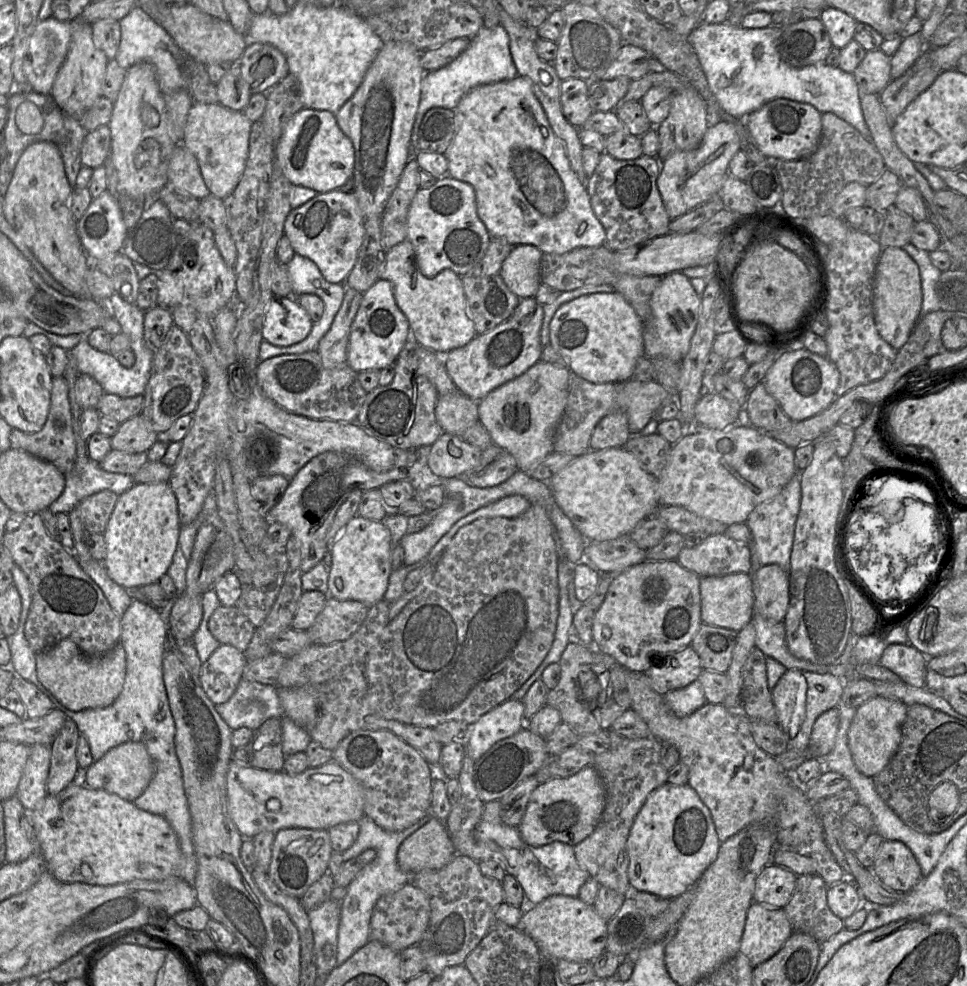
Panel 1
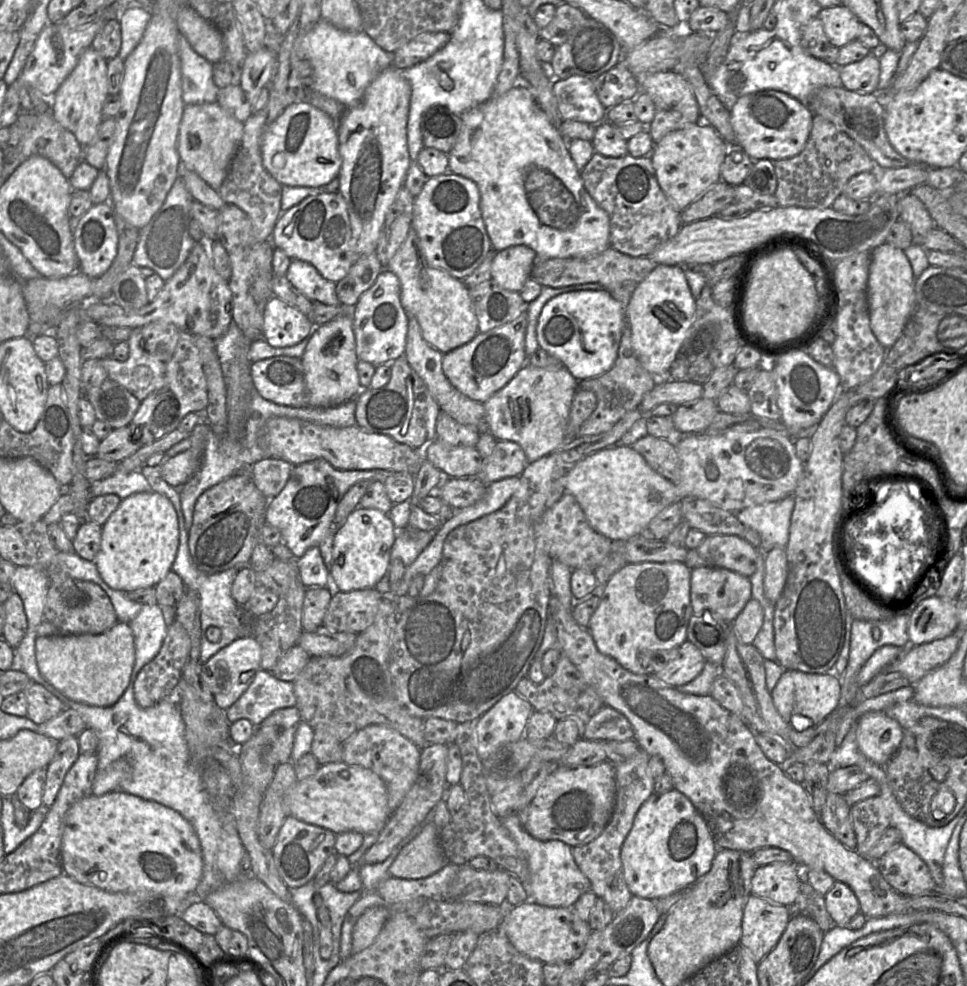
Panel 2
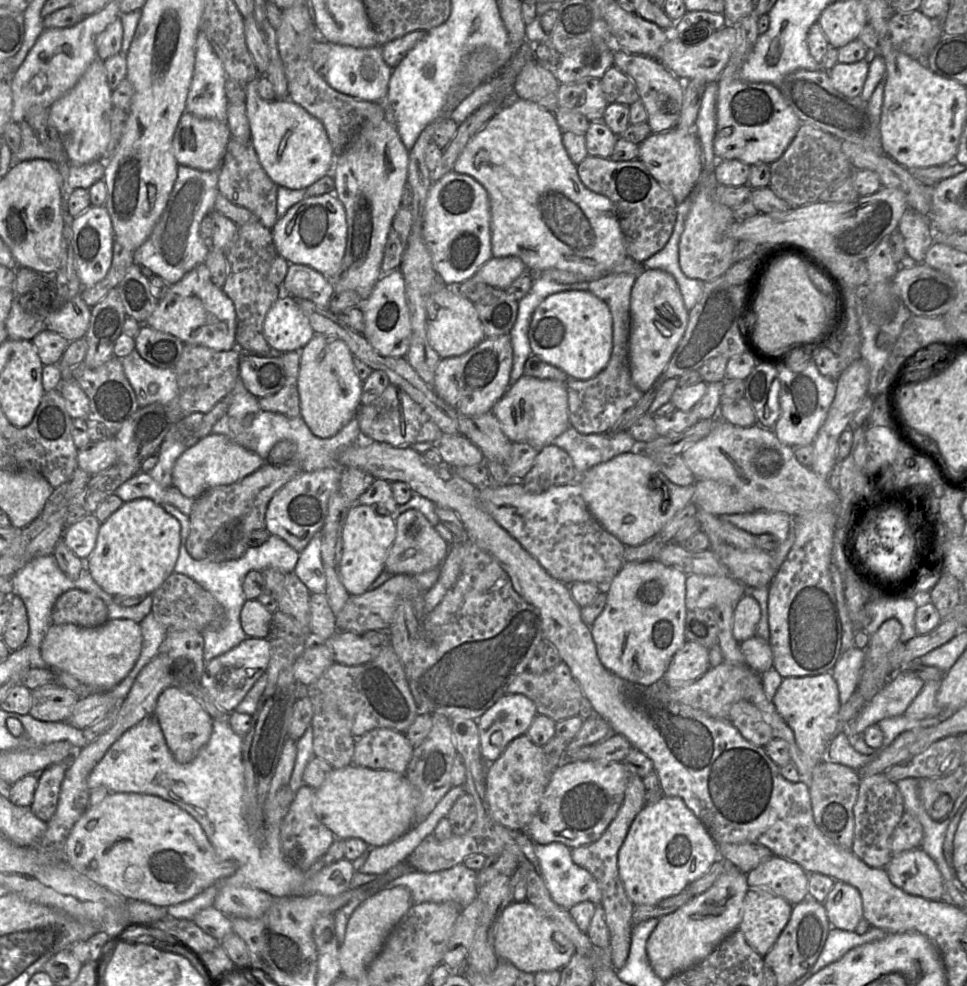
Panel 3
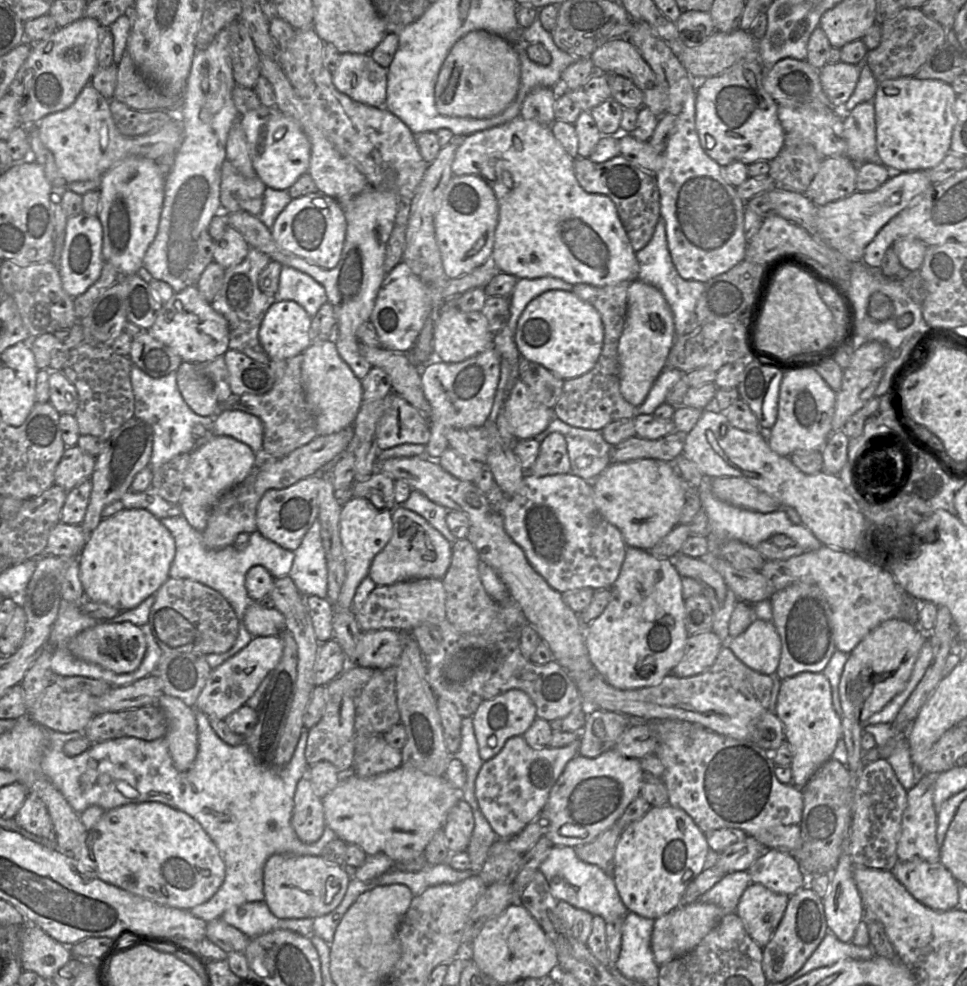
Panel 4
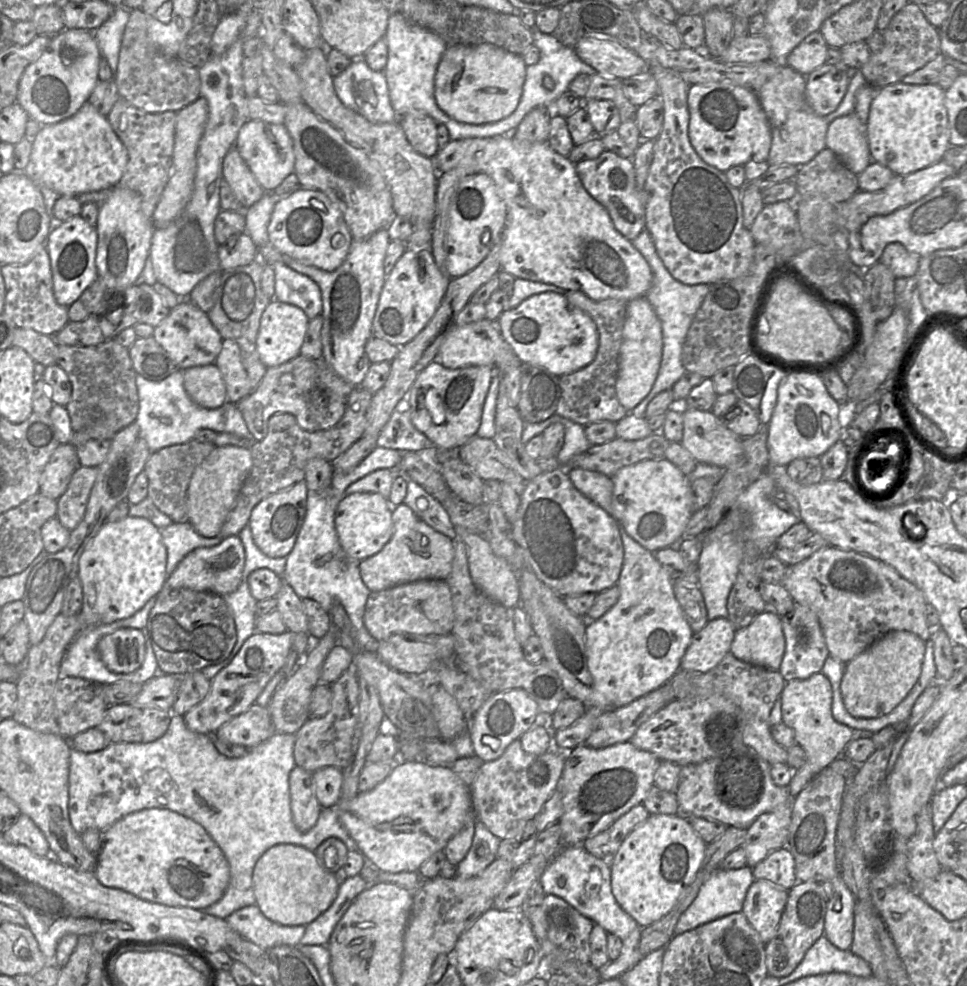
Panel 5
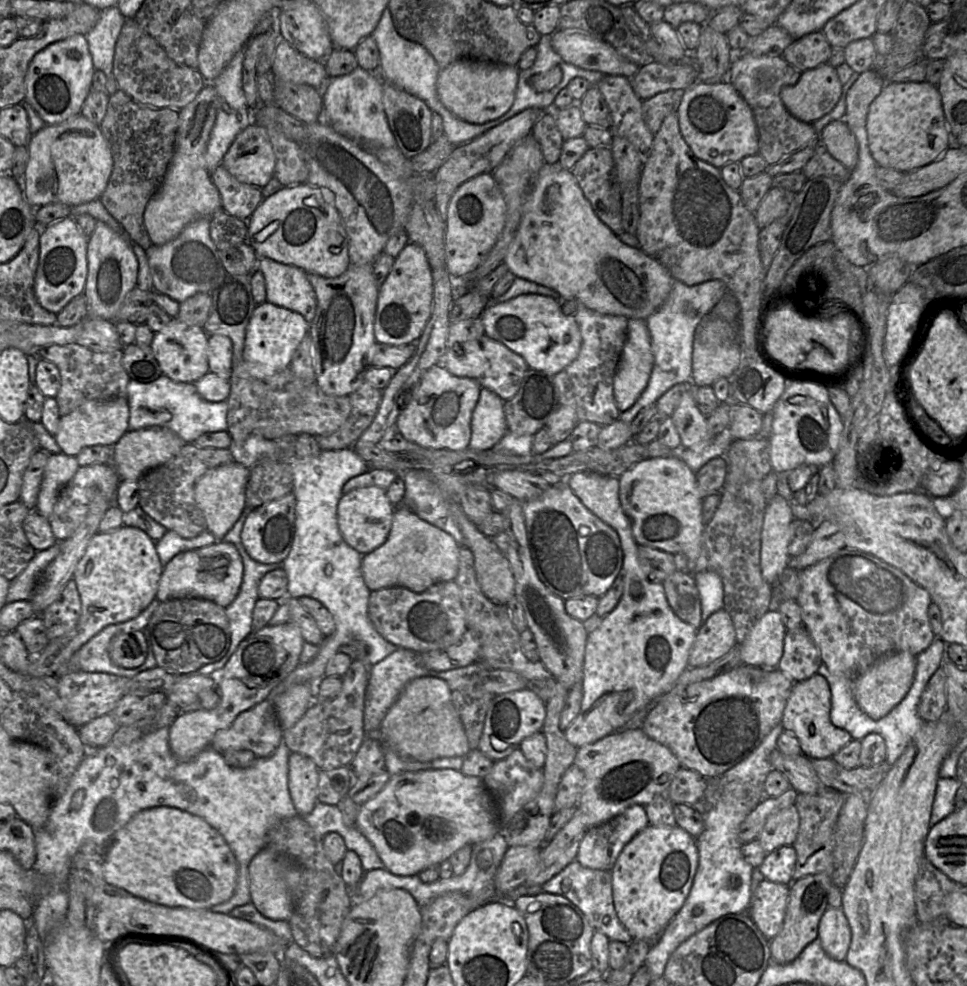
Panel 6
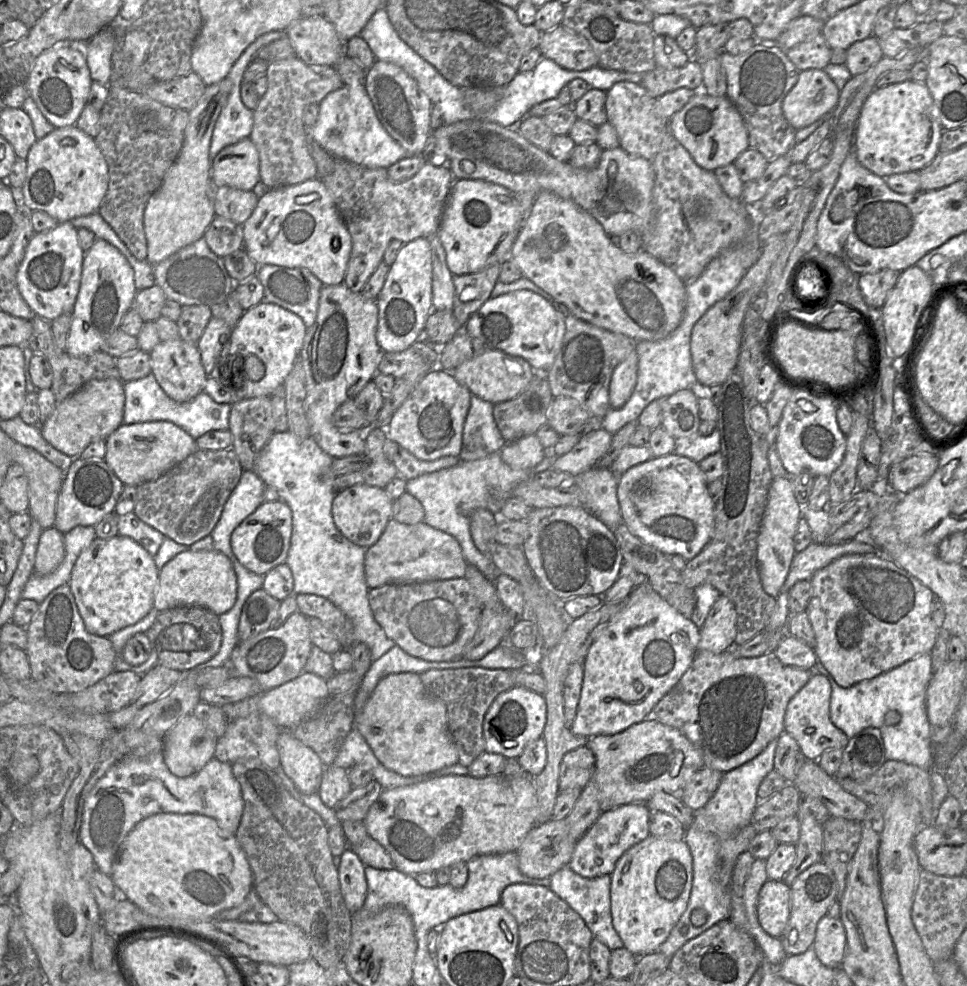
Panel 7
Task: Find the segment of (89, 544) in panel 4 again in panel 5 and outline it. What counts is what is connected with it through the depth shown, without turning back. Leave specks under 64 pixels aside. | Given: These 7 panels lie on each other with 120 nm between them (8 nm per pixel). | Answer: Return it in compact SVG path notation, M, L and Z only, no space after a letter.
M126 516L116 522L105 522L84 549L77 568L83 592L83 604L79 615L83 618L86 629L129 618L151 597L157 597L167 579L166 562L167 550L161 532L149 520Z

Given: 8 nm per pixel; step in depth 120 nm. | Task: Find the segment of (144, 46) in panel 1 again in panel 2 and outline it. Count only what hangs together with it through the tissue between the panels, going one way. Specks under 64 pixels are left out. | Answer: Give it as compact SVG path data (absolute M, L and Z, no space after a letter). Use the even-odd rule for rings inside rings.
M131 5L125 9L119 20L121 47L118 55L123 61L141 41L150 18L150 11L142 6ZM180 35L182 99L185 105L217 102L219 88L213 81L213 64L197 54Z

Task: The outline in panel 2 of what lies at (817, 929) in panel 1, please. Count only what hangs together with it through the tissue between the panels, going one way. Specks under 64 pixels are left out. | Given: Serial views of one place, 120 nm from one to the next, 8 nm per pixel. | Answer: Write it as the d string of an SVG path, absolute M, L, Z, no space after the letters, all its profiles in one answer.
M804 878L801 879L795 901L786 907L789 907L791 914L801 914L814 920L823 932L836 926L825 908L824 896L815 891Z

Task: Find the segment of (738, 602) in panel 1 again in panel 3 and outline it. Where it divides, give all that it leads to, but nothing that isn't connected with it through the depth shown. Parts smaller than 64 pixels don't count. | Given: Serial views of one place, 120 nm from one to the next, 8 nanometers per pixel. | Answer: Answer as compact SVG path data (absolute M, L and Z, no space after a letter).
M689 574L685 580L685 606L687 610L712 609L716 605L735 606L738 600L747 592L746 586L732 576Z

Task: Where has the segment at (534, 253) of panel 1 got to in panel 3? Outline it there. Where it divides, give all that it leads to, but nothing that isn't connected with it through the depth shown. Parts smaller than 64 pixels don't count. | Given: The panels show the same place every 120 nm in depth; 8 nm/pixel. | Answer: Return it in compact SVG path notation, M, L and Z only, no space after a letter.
M516 256L492 257L476 273L490 287L506 290L517 278L527 273L524 262Z

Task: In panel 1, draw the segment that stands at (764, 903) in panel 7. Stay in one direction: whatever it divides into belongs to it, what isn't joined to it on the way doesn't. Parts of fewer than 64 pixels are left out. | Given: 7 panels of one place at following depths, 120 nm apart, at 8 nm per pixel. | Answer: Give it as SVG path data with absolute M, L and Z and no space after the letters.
M753 901L747 911L739 952L755 967L772 957L792 932L783 908Z

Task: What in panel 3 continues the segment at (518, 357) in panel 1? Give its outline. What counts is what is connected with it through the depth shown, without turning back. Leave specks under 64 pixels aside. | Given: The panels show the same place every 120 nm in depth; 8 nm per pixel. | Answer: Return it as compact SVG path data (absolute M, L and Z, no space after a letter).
M509 334L485 338L467 353L440 359L433 383L435 393L458 413L470 416L492 412L510 387L513 348Z

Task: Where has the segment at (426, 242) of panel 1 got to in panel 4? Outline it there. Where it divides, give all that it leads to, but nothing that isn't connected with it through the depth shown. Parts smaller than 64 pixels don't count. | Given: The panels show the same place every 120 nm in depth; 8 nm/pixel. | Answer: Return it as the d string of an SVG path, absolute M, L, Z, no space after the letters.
M475 175L453 176L435 217L435 233L445 276L459 278L491 261L498 203L491 187Z

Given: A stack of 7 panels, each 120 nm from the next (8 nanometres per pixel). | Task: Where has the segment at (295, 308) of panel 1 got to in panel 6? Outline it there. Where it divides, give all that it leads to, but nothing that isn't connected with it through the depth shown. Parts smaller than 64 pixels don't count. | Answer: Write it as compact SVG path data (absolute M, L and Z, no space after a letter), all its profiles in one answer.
M267 301L257 305L245 333L243 362L248 374L265 381L288 368L295 350L308 335L308 329L309 324L298 312Z

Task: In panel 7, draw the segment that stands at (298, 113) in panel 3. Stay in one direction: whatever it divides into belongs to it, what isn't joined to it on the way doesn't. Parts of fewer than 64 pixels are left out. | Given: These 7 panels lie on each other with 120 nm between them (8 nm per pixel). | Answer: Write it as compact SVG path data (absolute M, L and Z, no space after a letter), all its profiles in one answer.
M250 137L224 147L211 160L211 181L245 191L254 188L260 181L260 160Z

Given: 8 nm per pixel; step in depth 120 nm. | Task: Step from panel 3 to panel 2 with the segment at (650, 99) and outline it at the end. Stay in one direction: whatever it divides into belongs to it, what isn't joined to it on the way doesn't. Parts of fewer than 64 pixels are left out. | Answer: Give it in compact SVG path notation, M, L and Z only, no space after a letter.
M674 71L641 72L634 75L640 91L648 94L655 105L655 115L647 126L654 144L658 143L667 133L696 124L701 120L698 103L687 80Z

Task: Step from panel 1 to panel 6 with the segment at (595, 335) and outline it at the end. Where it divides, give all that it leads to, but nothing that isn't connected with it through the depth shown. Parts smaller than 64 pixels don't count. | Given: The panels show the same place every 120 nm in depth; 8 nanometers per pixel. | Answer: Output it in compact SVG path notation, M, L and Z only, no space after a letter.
M523 294L506 302L491 302L480 318L485 335L522 356L530 369L554 376L579 355L582 345L580 328L574 317L562 313L558 301L552 297Z

